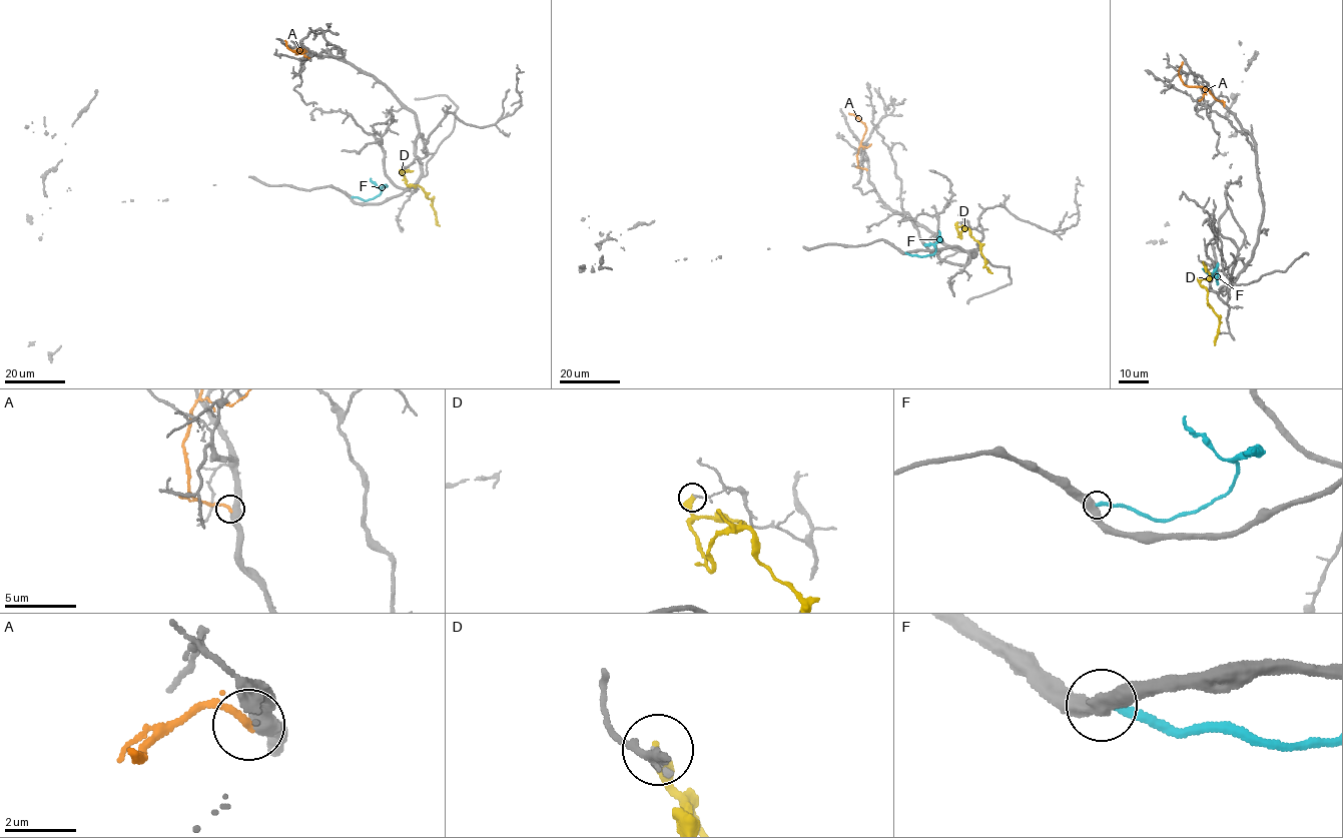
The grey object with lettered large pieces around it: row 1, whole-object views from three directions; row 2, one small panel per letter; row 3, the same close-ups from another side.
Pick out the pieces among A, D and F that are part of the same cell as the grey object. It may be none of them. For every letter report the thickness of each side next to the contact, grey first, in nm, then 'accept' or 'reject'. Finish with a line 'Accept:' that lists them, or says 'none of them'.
A: 480 nm thick on the grey side, 200 nm on the other; reject
D: 120 nm thick on the grey side, 320 nm on the other; reject
F: 440 nm thick on the grey side, 260 nm on the other; reject
Accept: none of them

